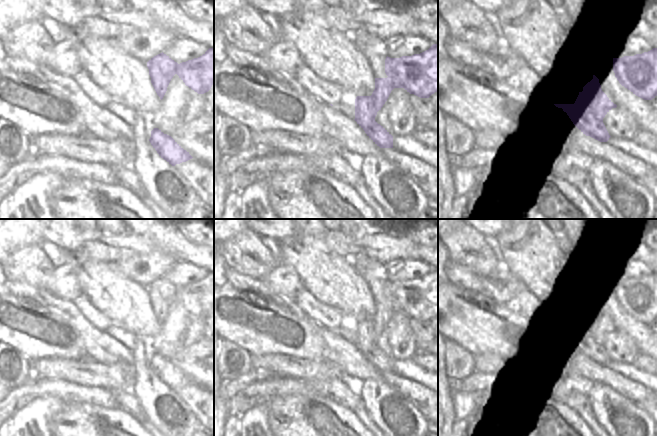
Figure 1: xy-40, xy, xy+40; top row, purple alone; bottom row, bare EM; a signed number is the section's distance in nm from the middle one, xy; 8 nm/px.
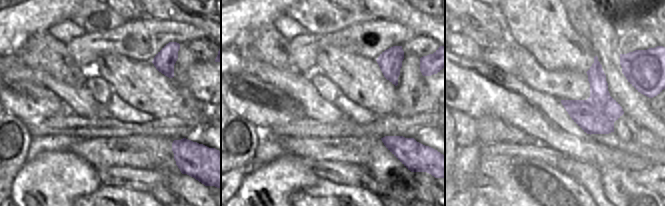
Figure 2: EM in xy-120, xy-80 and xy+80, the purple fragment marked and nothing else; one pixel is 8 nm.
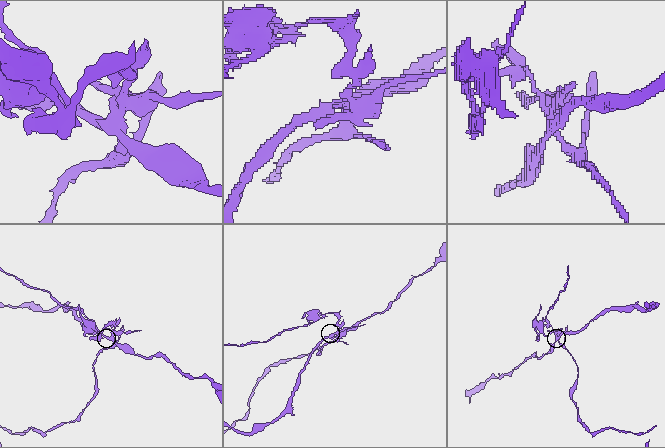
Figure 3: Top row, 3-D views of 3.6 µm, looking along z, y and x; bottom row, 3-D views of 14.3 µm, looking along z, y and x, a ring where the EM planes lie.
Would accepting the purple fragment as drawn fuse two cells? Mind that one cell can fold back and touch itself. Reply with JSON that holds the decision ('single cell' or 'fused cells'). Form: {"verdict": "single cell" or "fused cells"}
{"verdict": "fused cells"}

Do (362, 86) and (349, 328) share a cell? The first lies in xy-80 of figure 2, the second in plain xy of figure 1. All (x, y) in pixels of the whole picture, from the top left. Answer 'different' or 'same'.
different

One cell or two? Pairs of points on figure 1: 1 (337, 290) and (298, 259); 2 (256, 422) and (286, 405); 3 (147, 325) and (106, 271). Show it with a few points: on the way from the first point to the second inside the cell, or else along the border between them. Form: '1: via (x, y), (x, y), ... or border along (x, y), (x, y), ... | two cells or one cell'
1: via (328, 280), (308, 260) | one cell
2: border along (265, 401), (266, 418), (269, 425) | two cells
3: via (134, 312), (106, 284) | one cell

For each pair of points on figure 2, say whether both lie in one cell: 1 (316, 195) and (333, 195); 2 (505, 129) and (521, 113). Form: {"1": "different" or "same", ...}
{"1": "same", "2": "different"}

